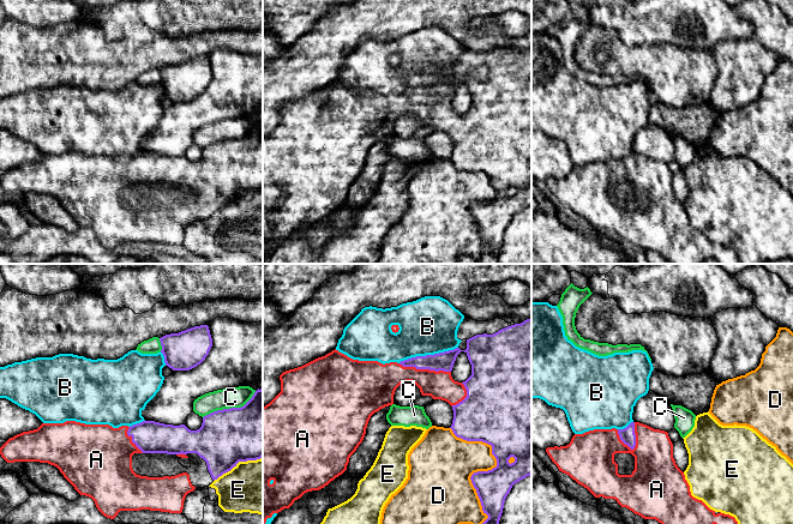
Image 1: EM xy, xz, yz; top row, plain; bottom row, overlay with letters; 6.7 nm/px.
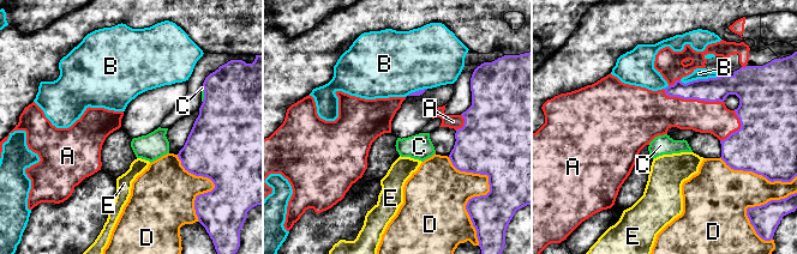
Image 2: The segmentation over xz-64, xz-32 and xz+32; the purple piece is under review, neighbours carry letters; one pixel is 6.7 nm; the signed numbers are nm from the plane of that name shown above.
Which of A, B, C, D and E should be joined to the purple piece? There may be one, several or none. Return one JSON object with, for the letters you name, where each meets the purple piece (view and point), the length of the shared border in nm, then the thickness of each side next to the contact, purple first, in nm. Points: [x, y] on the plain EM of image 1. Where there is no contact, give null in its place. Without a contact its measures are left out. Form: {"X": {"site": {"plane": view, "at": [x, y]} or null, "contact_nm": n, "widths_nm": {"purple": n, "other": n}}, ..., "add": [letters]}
{"A": {"site": {"plane": "xz", "at": [425, 100]}, "contact_nm": 360, "widths_nm": {"purple": 130, "other": 190}}, "add": ["A"]}

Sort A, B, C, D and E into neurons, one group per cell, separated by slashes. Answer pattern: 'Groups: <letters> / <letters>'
Groups: A / B / C / D / E

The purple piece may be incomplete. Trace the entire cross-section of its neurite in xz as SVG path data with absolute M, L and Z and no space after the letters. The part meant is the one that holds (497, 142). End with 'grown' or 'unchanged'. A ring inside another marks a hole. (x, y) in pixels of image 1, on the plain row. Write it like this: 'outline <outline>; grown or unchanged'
outline M531 50L499 61L493 66L476 66L467 71L467 80L416 88L404 92L380 95L359 92L332 82L301 98L280 107L281 124L263 138L263 257L274 245L289 240L305 224L319 222L347 201L350 187L362 174L371 147L394 135L396 120L411 113L422 127L447 133L453 141L451 161L457 169L482 173L492 177L497 198L474 204L470 209L488 249L480 264L499 264L498 257L504 234L512 217L531 206ZM464 83L471 96L471 107L463 114L455 113L451 102L457 86Z; grown

